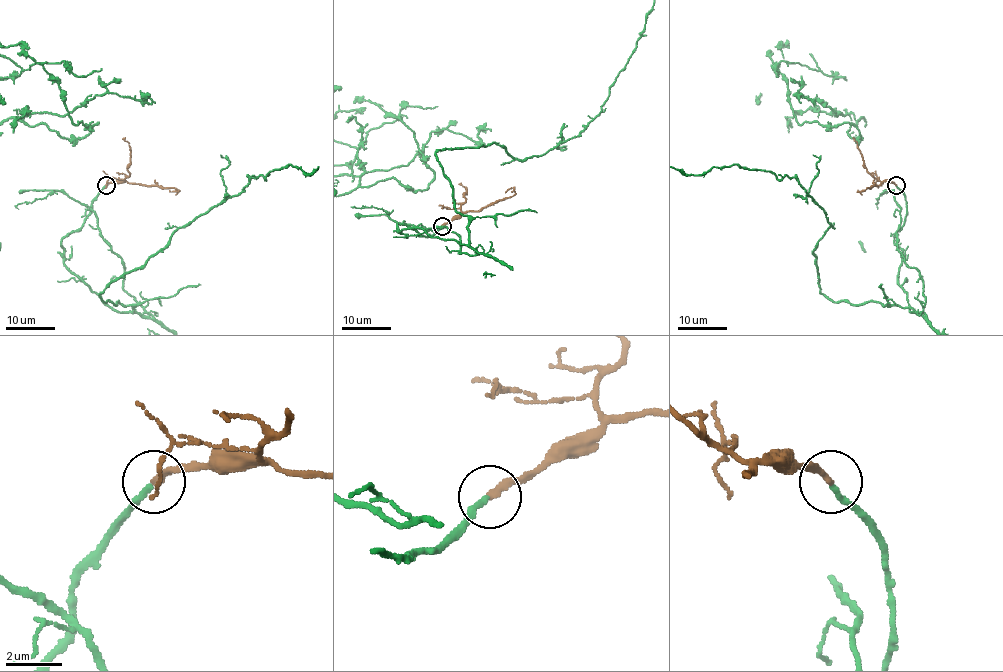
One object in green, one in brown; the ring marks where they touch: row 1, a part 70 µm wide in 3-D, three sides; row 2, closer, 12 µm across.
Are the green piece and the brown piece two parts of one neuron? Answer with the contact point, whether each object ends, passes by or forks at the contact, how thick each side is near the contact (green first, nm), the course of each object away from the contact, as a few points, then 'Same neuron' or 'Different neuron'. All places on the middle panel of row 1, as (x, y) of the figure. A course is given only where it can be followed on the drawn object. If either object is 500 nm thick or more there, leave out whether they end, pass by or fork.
Place: (442, 226). At the ring green ends. At the ring brown ends. Thickness 220 nm (green) against 240 nm. Course of brown: (442, 226), (462, 214), (479, 211), (510, 198), (515, 190), (510, 188), (505, 193). Same neuron

